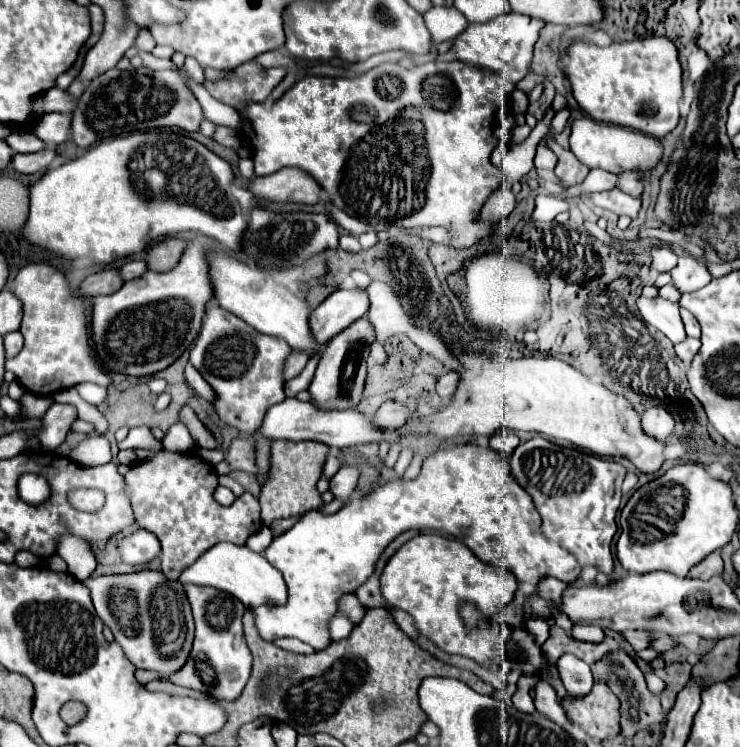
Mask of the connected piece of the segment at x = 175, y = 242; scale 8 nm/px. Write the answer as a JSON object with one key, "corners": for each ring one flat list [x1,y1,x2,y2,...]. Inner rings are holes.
{"corners":[[169,237,169,239,159,241,157,245,153,245,149,249,149,253,145,257,149,269,151,271,169,271,169,269,173,269,179,263,179,259,185,251,185,245,187,245,187,241,177,239,177,237]]}

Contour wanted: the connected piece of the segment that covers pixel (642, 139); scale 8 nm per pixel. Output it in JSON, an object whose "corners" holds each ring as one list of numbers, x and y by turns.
{"corners":[[581,115,573,123,571,131,571,151,575,157,585,163,587,167,599,167,611,173,625,173,625,171,639,171,639,173,651,173,663,155,663,143,661,139,655,139,651,135,639,133,629,127,619,125,607,125,591,119,589,115]]}

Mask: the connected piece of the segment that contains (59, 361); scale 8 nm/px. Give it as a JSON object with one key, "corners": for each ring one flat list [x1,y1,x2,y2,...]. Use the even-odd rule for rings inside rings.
{"corners":[[29,263,21,267,15,277,13,293,23,301,21,333,25,345,19,355,7,359,5,369,15,373,17,381,31,393,43,393,45,397,91,381,103,387,111,385,111,373,93,355,89,319,85,315,85,299,71,291,65,275,47,263]]}

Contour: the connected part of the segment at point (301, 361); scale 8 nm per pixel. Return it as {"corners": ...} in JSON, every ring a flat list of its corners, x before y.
{"corners":[[291,351,289,361,287,361,287,367,285,367,285,379,297,377,303,371,303,367,305,367,307,361,309,361,309,355,307,353,295,353,295,351]]}

